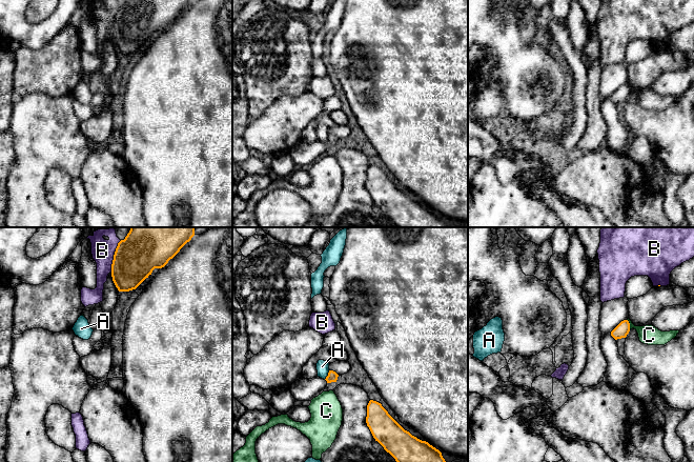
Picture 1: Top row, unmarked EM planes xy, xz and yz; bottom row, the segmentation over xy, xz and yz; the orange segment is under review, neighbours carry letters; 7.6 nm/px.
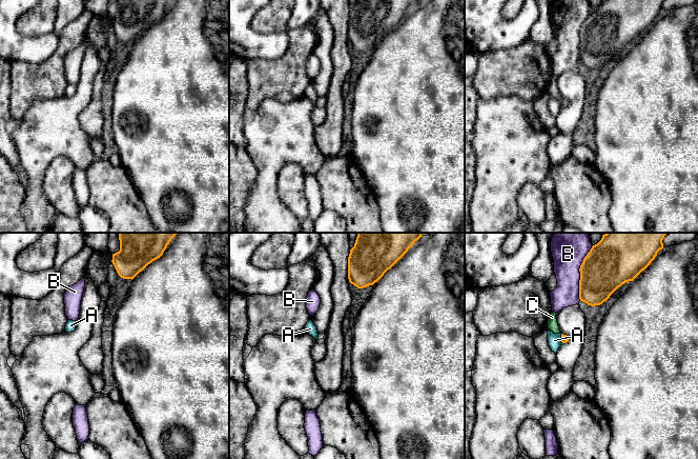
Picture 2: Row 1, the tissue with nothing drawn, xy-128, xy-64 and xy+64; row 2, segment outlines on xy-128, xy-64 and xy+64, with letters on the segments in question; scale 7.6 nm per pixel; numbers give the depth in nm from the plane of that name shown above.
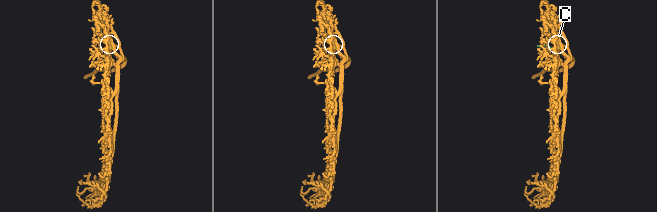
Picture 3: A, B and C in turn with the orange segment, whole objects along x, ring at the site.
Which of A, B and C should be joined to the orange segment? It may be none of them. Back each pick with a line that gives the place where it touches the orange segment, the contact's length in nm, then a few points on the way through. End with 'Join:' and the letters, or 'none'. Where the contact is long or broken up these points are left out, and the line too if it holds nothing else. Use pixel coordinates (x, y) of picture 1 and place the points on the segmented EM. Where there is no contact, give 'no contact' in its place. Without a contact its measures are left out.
Join: none

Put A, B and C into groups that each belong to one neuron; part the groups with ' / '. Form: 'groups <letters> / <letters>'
groups A / B / C

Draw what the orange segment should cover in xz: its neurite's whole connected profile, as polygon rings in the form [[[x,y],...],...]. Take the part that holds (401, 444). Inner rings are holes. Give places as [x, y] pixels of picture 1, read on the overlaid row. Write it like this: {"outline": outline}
{"outline": [[[376,401],[367,405],[366,423],[375,441],[396,462],[446,462],[438,449],[405,430]]]}

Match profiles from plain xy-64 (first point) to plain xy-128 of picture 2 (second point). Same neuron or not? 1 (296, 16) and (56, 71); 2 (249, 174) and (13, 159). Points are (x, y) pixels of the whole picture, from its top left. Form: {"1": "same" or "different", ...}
{"1": "different", "2": "different"}

